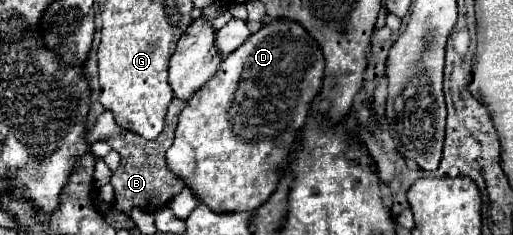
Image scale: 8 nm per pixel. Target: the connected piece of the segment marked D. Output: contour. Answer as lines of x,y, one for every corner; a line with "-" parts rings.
271,20
231,52
217,74
199,88
179,114
173,146
167,150
167,164
179,174
193,194
215,212
255,212
269,200
283,176
283,166
303,130
311,104
323,84
325,58
315,38
293,20

